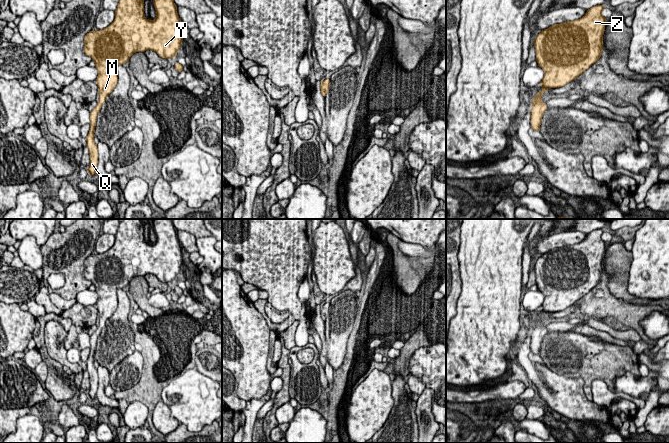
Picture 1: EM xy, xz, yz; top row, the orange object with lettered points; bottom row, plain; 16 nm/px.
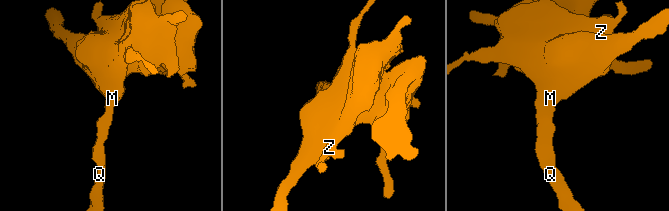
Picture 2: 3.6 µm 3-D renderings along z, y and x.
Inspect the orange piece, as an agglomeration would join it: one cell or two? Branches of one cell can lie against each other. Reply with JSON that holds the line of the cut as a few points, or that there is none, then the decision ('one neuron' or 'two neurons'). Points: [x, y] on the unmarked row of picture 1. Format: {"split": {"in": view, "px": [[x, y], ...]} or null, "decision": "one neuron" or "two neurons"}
{"split": null, "decision": "one neuron"}

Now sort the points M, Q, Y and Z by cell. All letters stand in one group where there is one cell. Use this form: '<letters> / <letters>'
M Q Y Z

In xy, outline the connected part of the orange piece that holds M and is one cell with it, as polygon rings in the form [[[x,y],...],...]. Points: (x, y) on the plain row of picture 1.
[[[124,219],[120,222],[115,234],[115,244],[102,254],[92,254],[84,261],[84,277],[95,286],[99,298],[96,303],[99,316],[99,326],[90,336],[90,354],[86,361],[90,379],[90,389],[87,392],[89,399],[96,398],[98,389],[98,372],[94,366],[94,356],[98,336],[105,327],[106,321],[113,315],[118,306],[117,290],[128,286],[135,276],[155,275],[161,282],[175,282],[182,268],[183,258],[181,244],[177,237],[177,230],[172,219],[154,219],[153,228],[156,242],[148,244],[144,238],[144,224],[140,219]]]

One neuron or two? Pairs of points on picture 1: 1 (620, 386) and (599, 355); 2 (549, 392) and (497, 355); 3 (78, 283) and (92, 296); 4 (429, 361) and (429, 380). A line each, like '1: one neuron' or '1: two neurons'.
1: two neurons
2: two neurons
3: two neurons
4: one neuron

